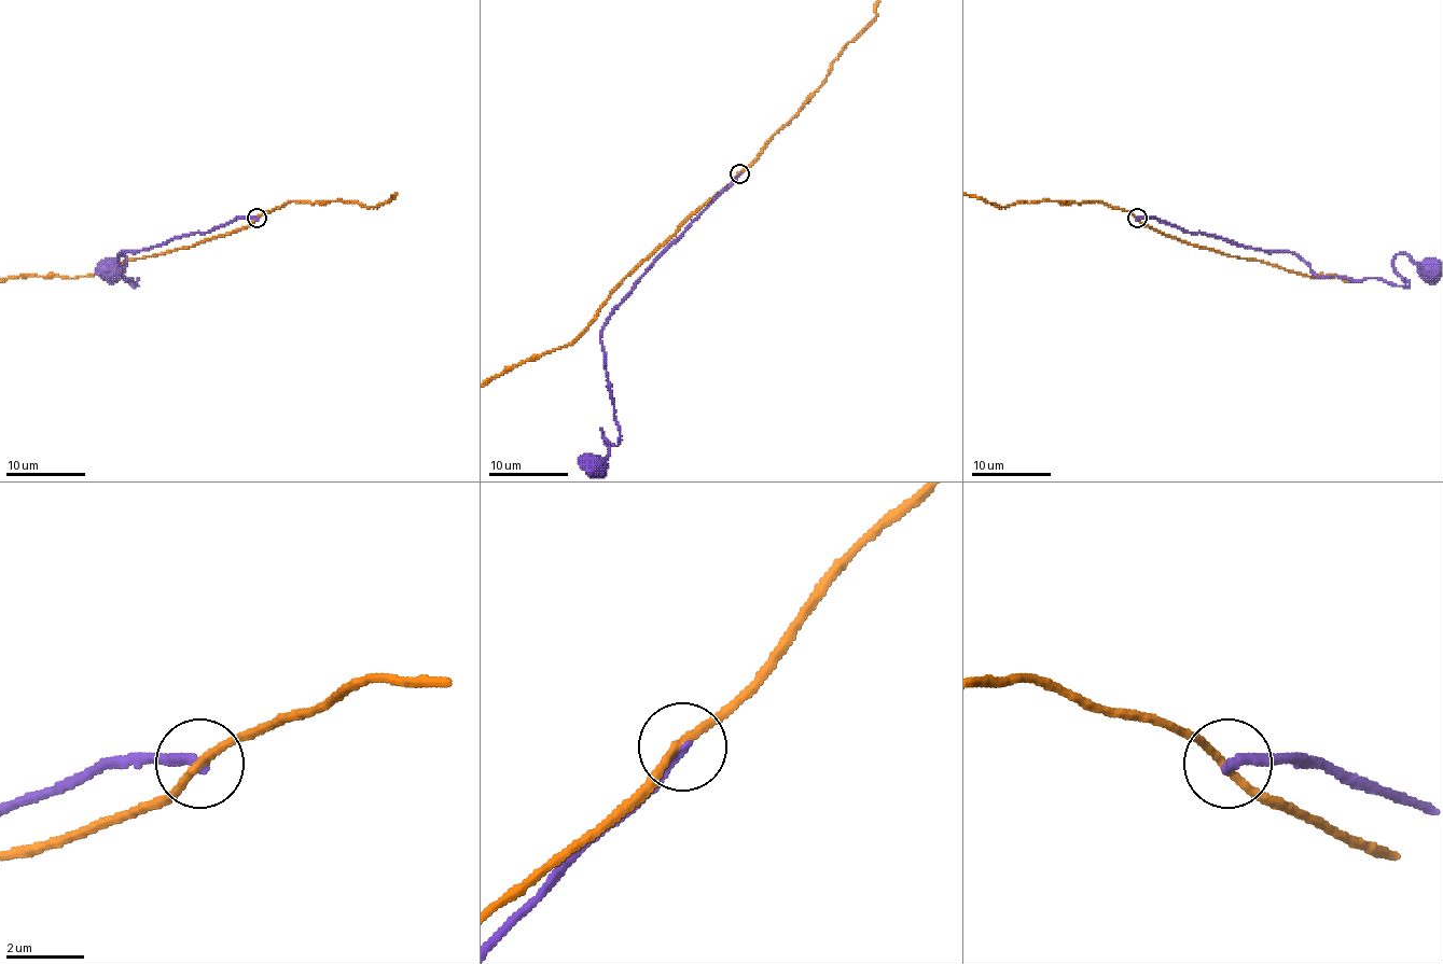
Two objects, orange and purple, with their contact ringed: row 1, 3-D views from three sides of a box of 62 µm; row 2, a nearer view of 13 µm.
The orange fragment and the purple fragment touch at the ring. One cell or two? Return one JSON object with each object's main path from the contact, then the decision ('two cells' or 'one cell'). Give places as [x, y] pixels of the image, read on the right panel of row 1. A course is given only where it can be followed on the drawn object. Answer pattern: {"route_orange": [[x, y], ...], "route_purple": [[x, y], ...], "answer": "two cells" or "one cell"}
{"route_purple": [[1138, 219], [1249, 248], [1287, 250], [1318, 276], [1405, 285], [1398, 254], [1427, 274]], "answer": "two cells"}

